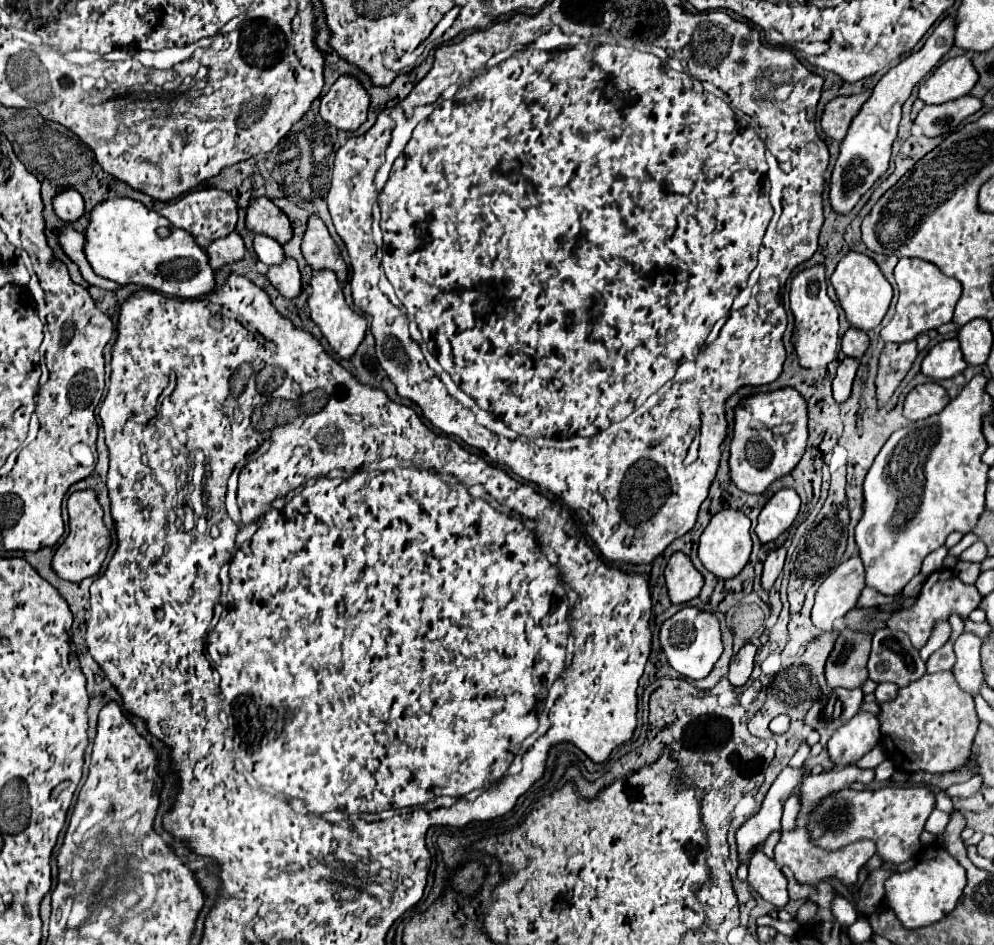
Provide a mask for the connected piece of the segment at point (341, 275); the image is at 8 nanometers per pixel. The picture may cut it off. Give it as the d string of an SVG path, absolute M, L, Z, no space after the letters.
M312 216L308 220L308 228L302 238L302 254L314 272L332 270L338 276L340 284L346 280L348 268L342 260L340 248L330 238L324 222L318 216Z

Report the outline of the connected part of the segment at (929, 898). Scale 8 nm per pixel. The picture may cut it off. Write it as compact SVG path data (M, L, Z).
M926 848L922 850L922 860L908 872L892 874L885 881L885 904L896 912L900 922L906 928L920 928L932 922L942 920L948 912L954 910L962 890L966 886L966 870L952 858L944 848Z

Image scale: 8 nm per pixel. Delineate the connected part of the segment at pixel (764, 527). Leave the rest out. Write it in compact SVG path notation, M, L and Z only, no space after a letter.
M784 488L776 492L766 506L762 508L758 516L758 526L756 526L756 536L760 538L762 544L776 540L784 530L788 530L798 516L800 510L800 498L794 490Z

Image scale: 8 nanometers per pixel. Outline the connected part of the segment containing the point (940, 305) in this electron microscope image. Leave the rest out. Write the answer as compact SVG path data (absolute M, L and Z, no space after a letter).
M900 258L894 268L894 276L900 296L894 318L880 332L884 342L908 342L914 340L920 332L928 332L952 320L954 306L962 294L958 280L944 276L936 264L920 258Z

